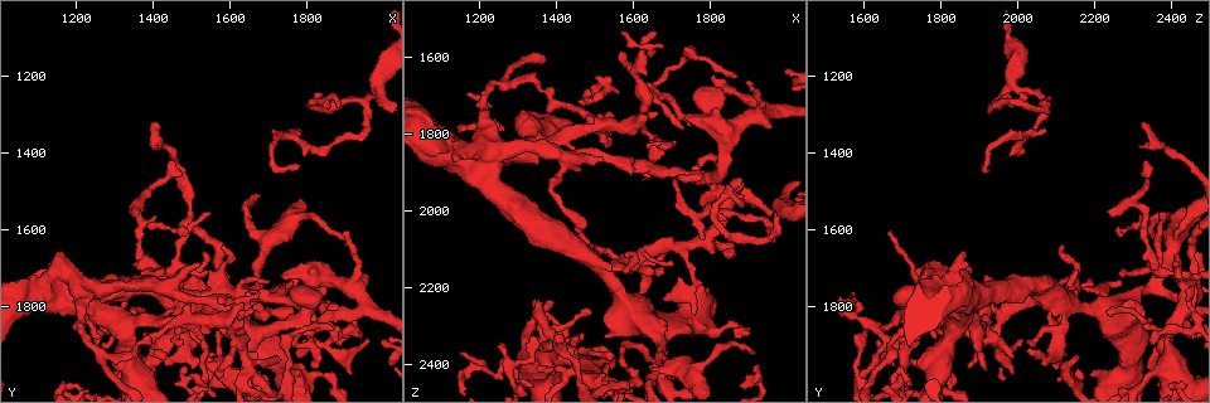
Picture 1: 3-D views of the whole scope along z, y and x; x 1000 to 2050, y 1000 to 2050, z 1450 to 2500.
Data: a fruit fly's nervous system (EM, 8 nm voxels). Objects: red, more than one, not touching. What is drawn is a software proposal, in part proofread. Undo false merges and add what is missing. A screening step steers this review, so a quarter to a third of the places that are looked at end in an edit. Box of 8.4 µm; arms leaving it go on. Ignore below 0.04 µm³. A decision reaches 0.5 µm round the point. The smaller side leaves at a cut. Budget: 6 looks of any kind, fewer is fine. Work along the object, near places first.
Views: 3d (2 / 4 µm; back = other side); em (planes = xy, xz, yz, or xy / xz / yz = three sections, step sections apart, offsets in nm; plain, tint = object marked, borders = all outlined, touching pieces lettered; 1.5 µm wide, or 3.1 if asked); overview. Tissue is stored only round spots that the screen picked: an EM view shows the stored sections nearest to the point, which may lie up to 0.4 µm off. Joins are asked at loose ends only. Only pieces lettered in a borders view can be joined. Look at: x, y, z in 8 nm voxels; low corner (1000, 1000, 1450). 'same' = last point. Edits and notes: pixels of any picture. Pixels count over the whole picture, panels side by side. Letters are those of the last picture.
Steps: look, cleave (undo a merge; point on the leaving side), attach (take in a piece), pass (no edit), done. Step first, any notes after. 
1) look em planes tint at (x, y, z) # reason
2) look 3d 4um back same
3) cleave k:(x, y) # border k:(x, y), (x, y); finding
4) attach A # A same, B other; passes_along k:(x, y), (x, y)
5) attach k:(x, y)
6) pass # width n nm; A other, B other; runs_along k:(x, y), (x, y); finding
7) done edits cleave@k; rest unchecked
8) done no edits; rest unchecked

look em xy step 8 tint at (1860, 1990, 2305) # abrupt turn

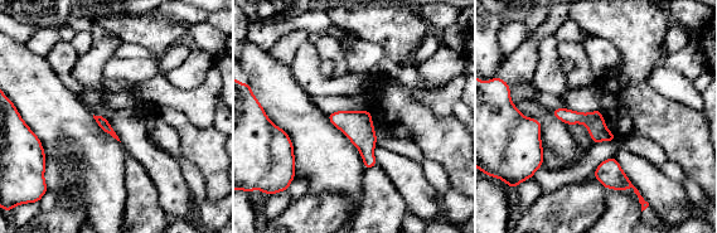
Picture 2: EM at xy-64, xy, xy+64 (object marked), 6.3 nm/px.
look em planes borders same

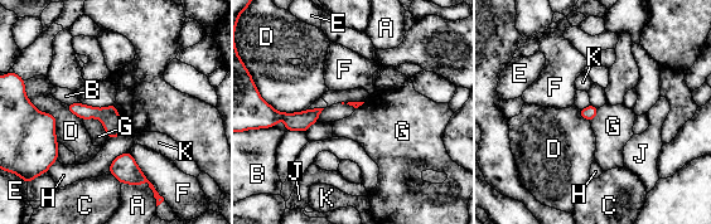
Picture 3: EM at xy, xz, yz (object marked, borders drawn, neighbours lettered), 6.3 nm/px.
pass # A other, B other, C other, D other, E other, F other, G other, H other, J other, K other; runs_along 3:(71, 107), (101, 113), (125, 132); continuous, no second cell

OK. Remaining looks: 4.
look em xz step 8 borders at (1900, 1610, 1660) # thin end

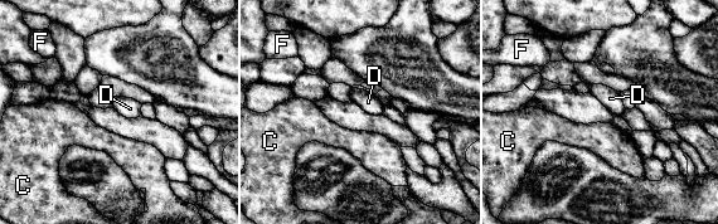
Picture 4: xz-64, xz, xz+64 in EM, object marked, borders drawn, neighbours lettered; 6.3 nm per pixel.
look em planes borders same # another direction

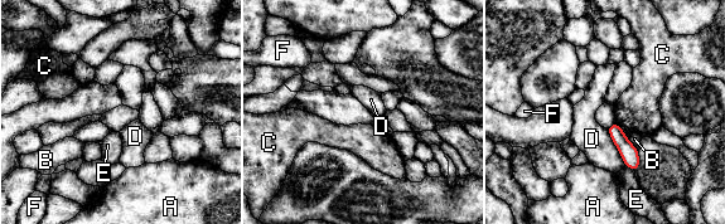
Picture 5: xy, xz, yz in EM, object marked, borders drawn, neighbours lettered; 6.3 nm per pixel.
pass # A other, B other, C other, D other, E other, F other; runs_along 5:(614, 127), (634, 165); no lettered piece goes on from it

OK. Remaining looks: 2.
look 3d 4um at (1820, 1890, 1940) # closes a loop

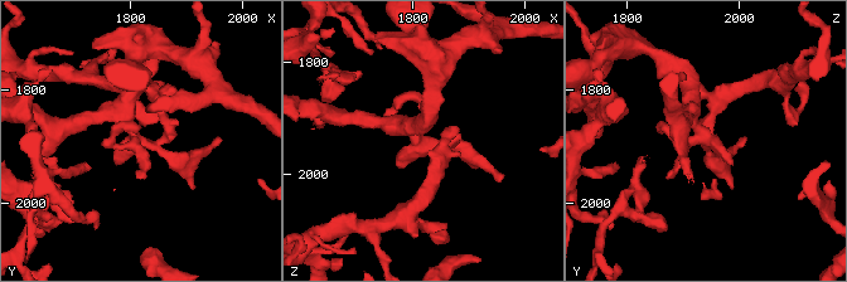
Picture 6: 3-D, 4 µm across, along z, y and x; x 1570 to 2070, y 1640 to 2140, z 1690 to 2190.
look em planes borders at (1810, 1890, 1935)

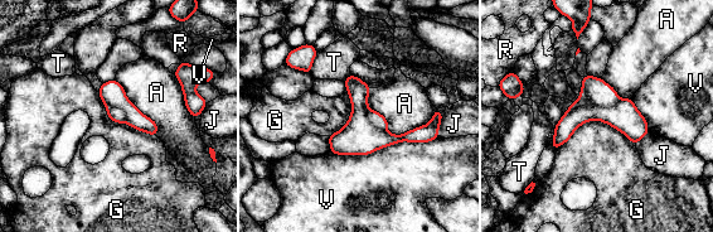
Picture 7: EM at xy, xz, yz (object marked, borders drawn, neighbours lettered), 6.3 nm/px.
cleave 7:(595, 91) # width 170 nm; A other, G other, J other, R other, T other, V other; border 7:(581, 98), (596, 106), (620, 100); a second cell is stuck on

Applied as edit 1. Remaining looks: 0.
done edits cleave@7; rest unchecked

